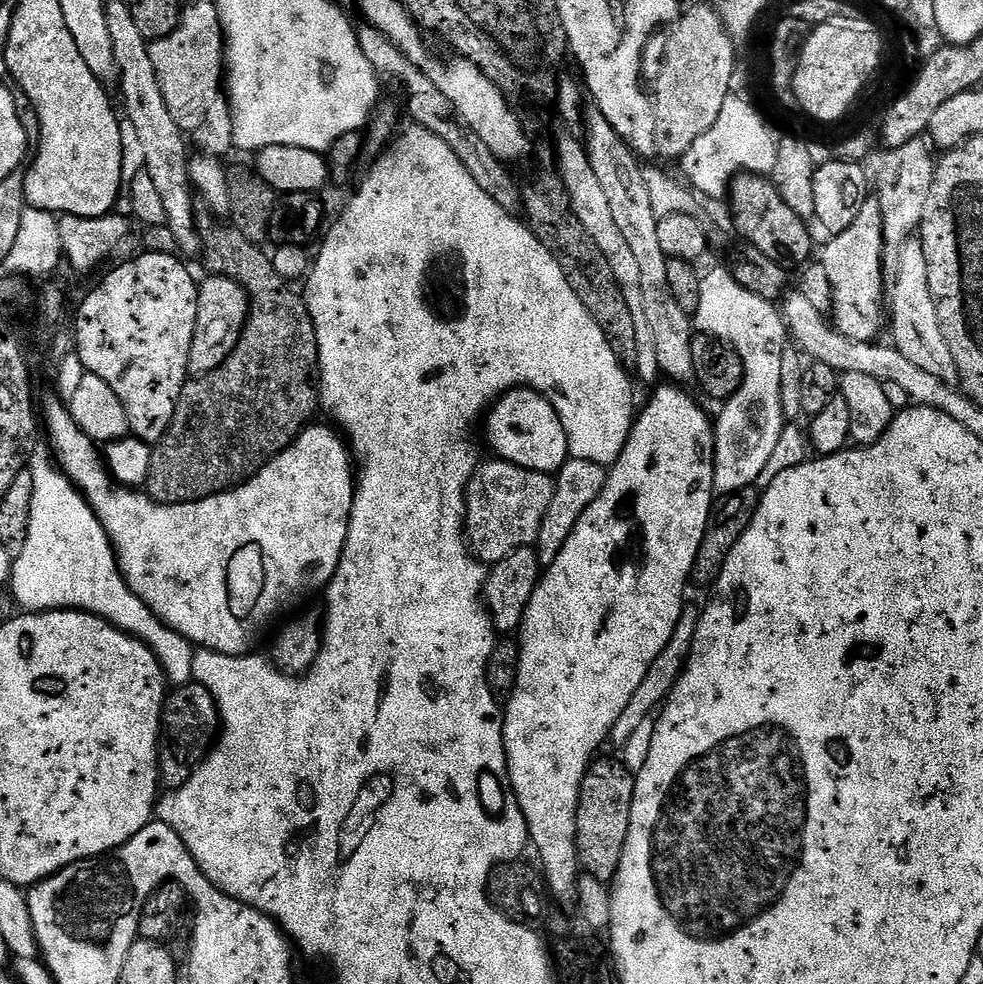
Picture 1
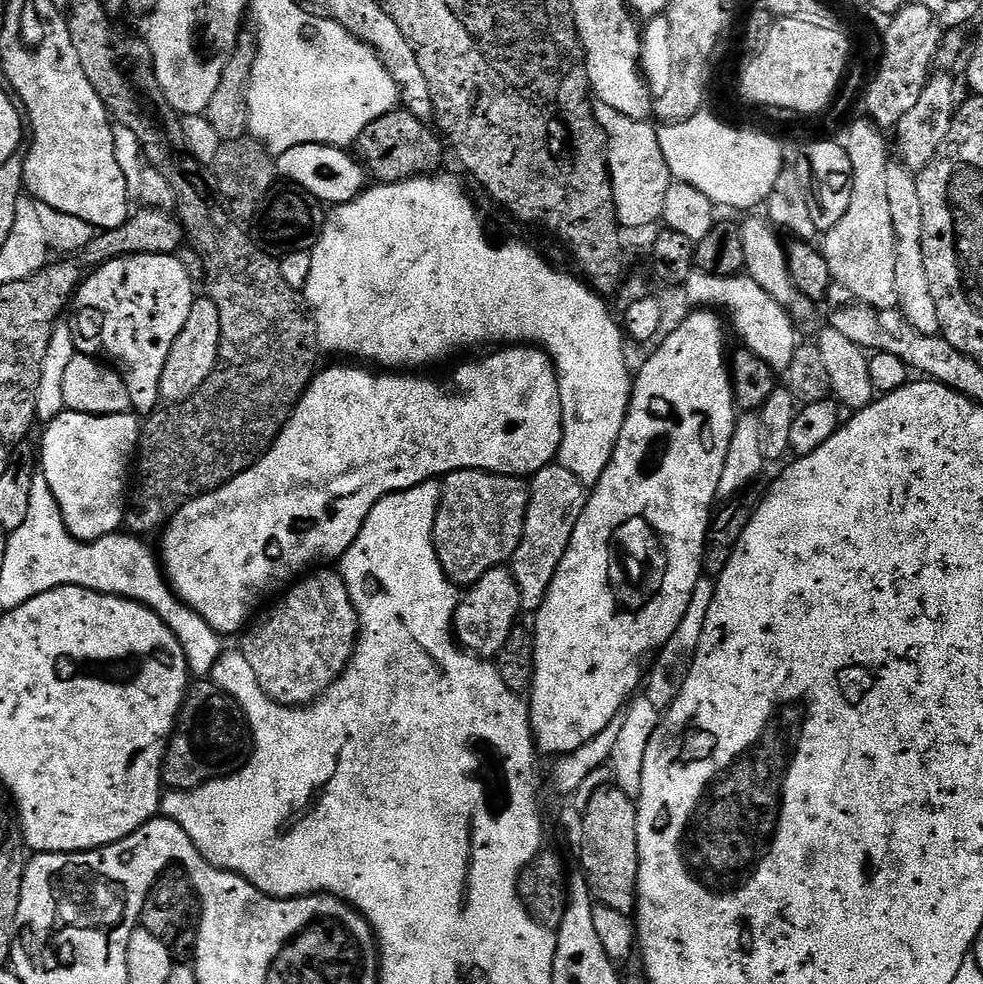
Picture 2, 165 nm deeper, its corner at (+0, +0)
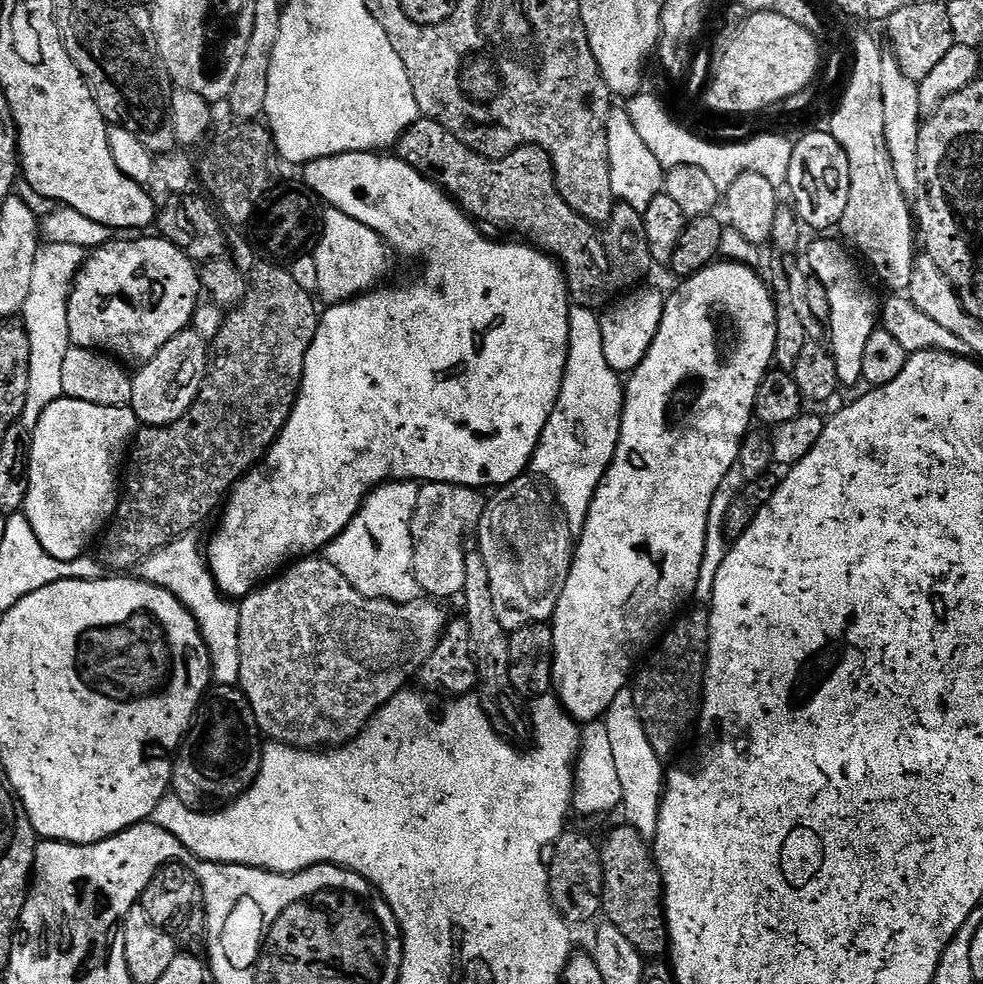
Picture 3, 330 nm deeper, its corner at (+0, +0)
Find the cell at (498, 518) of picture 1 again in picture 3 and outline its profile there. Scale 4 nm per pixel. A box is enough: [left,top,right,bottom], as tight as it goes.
[410,484,486,602]

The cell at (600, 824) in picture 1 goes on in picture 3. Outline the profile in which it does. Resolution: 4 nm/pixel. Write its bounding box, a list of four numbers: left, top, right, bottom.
[600,826,669,958]

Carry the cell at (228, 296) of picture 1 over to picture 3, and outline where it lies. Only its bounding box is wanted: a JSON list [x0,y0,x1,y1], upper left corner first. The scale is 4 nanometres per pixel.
[132,326,210,428]

